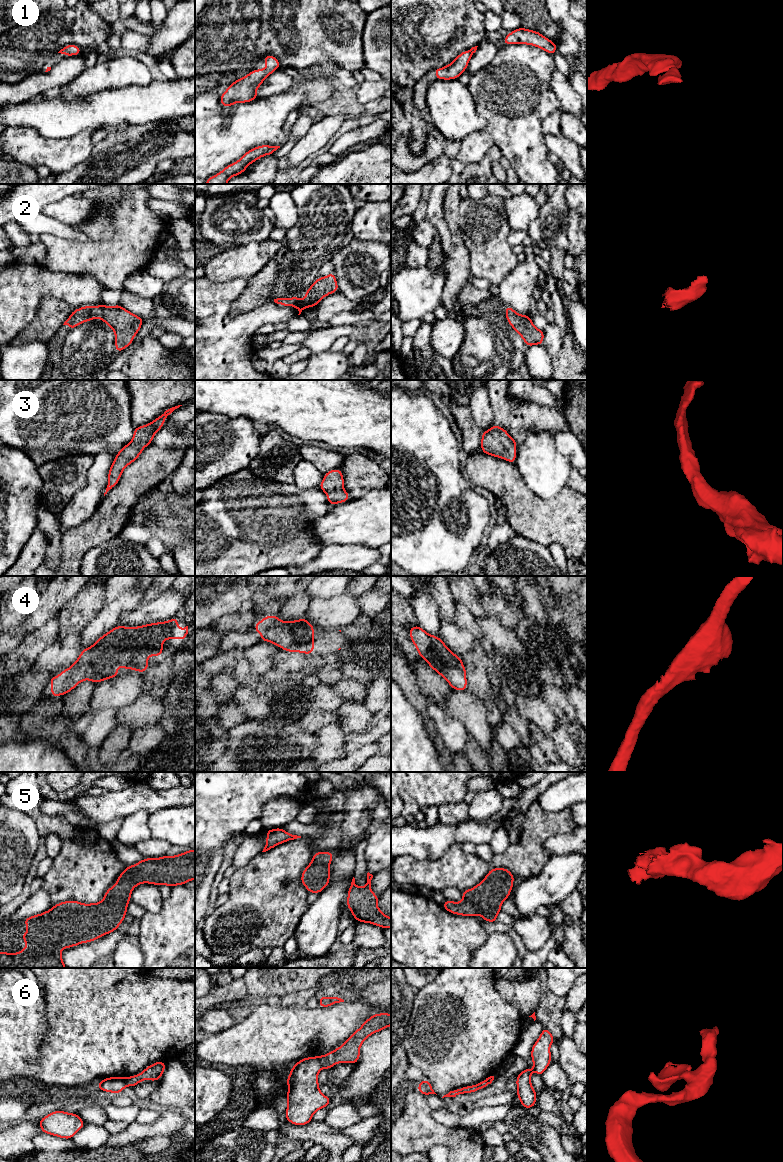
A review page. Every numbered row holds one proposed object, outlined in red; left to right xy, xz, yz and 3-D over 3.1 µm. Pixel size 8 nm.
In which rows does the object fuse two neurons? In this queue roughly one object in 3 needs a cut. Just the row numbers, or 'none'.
6

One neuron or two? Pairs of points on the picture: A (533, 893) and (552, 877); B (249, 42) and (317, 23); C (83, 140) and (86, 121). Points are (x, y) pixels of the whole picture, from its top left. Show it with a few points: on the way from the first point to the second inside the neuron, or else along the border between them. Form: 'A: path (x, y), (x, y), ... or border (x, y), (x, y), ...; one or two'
A: path (538, 890), (547, 882); one
B: path (266, 25), (268, 23), (300, 23); one
C: border (94, 131), (82, 131), (63, 139); two

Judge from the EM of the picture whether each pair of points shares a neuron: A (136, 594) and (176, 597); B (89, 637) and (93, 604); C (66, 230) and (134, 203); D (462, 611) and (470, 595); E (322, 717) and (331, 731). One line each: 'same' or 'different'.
A: different
B: different
C: different
D: different
E: different

